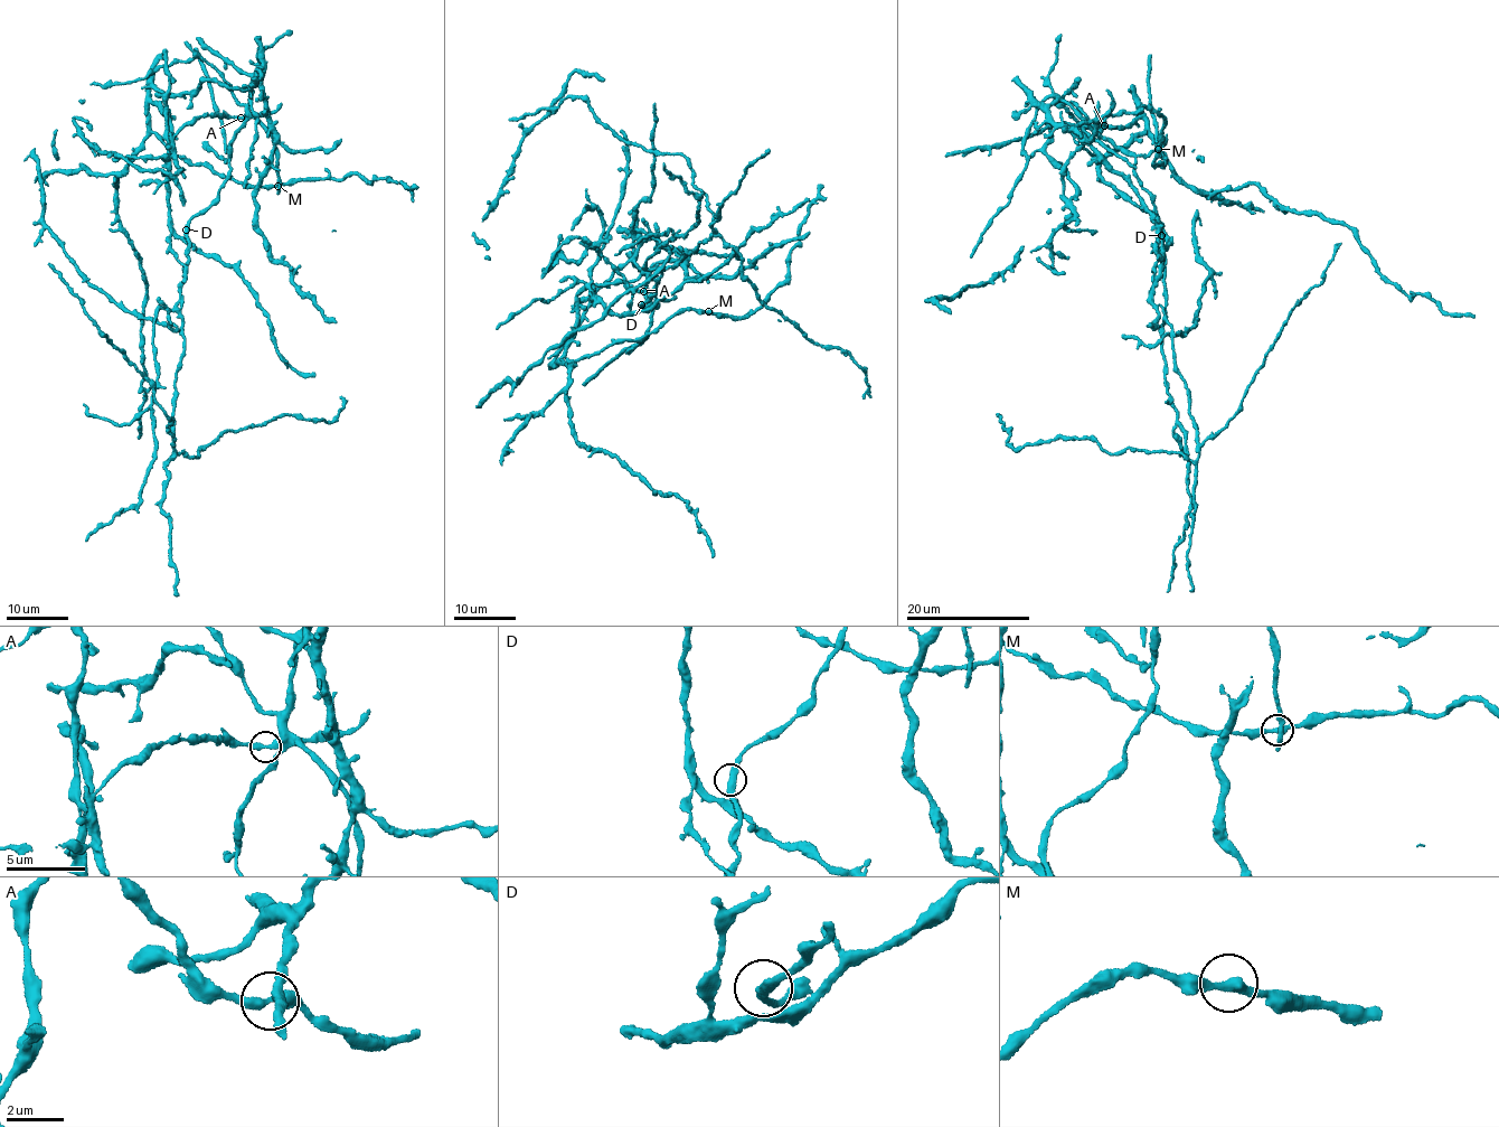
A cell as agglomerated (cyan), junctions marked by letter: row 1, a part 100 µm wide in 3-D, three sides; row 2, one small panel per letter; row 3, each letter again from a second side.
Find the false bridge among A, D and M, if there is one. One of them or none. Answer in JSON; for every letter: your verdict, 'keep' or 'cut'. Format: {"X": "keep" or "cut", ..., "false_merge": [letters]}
{"A": "keep", "D": "keep", "M": "keep", "false_merge": []}

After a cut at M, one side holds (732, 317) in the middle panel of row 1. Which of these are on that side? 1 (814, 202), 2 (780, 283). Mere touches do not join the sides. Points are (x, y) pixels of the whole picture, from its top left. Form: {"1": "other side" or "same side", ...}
{"1": "same side", "2": "same side"}

